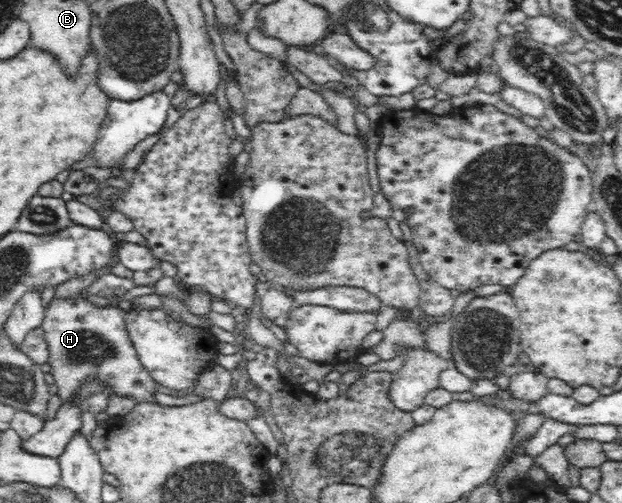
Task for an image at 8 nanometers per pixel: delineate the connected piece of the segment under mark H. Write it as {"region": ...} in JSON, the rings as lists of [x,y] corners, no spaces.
{"region":[[[81,297],[77,299],[67,299],[67,301],[58,301],[53,299],[49,303],[49,307],[44,311],[44,318],[40,325],[44,331],[44,338],[48,343],[48,350],[50,351],[49,365],[53,367],[52,376],[54,383],[59,387],[57,394],[63,401],[69,401],[71,395],[79,388],[81,381],[86,381],[87,377],[100,377],[100,381],[105,381],[117,395],[123,397],[133,397],[137,401],[153,401],[153,393],[157,391],[155,380],[151,378],[149,372],[143,368],[143,364],[137,358],[135,348],[131,346],[131,340],[125,324],[123,324],[123,317],[125,311],[117,309],[117,307],[95,307],[89,301],[83,301]]]}

